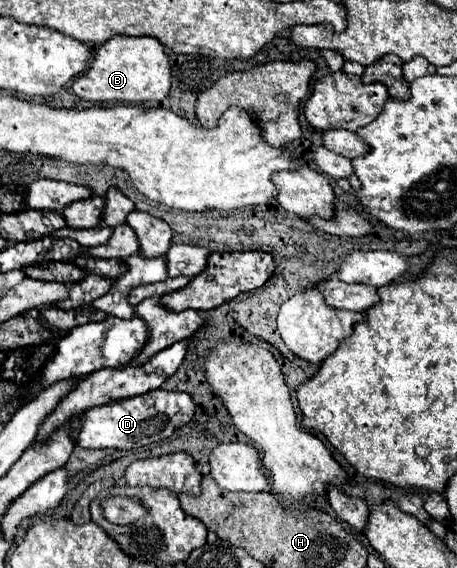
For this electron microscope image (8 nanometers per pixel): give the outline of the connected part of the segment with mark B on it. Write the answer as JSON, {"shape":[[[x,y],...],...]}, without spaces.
{"shape":[[[113,36],[105,44],[95,50],[95,58],[91,68],[75,80],[73,92],[89,102],[103,104],[119,104],[119,102],[161,102],[171,88],[171,64],[169,56],[165,56],[163,44],[153,38],[129,38],[129,36]]]}

